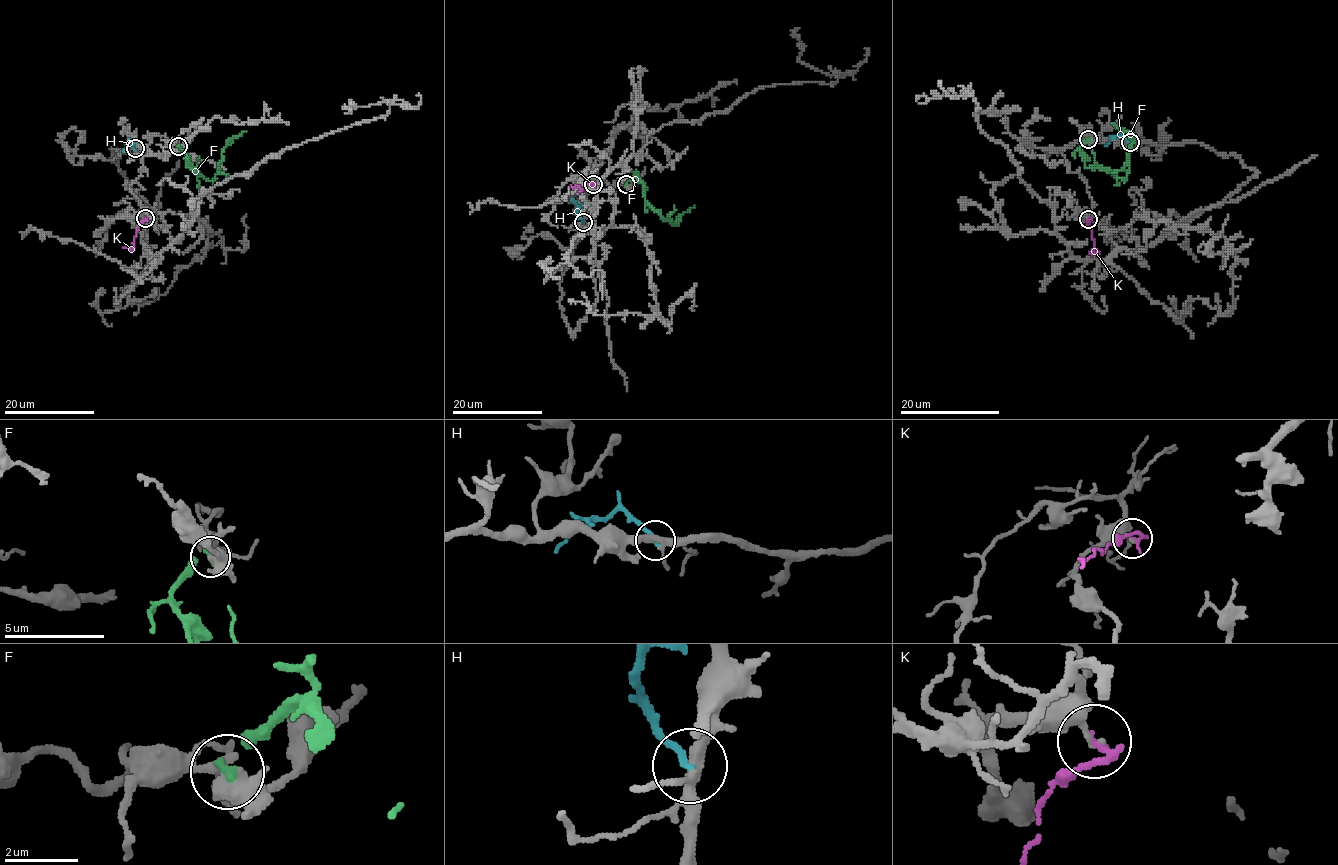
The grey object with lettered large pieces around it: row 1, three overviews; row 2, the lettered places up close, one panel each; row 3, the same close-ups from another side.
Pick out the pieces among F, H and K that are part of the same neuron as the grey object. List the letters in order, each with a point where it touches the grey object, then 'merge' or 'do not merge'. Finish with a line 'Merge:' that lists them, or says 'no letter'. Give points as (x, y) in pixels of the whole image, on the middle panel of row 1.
F: contact (626, 184); do not merge
H: contact (583, 222); merge
K: contact (593, 184); do not merge
Merge: H

